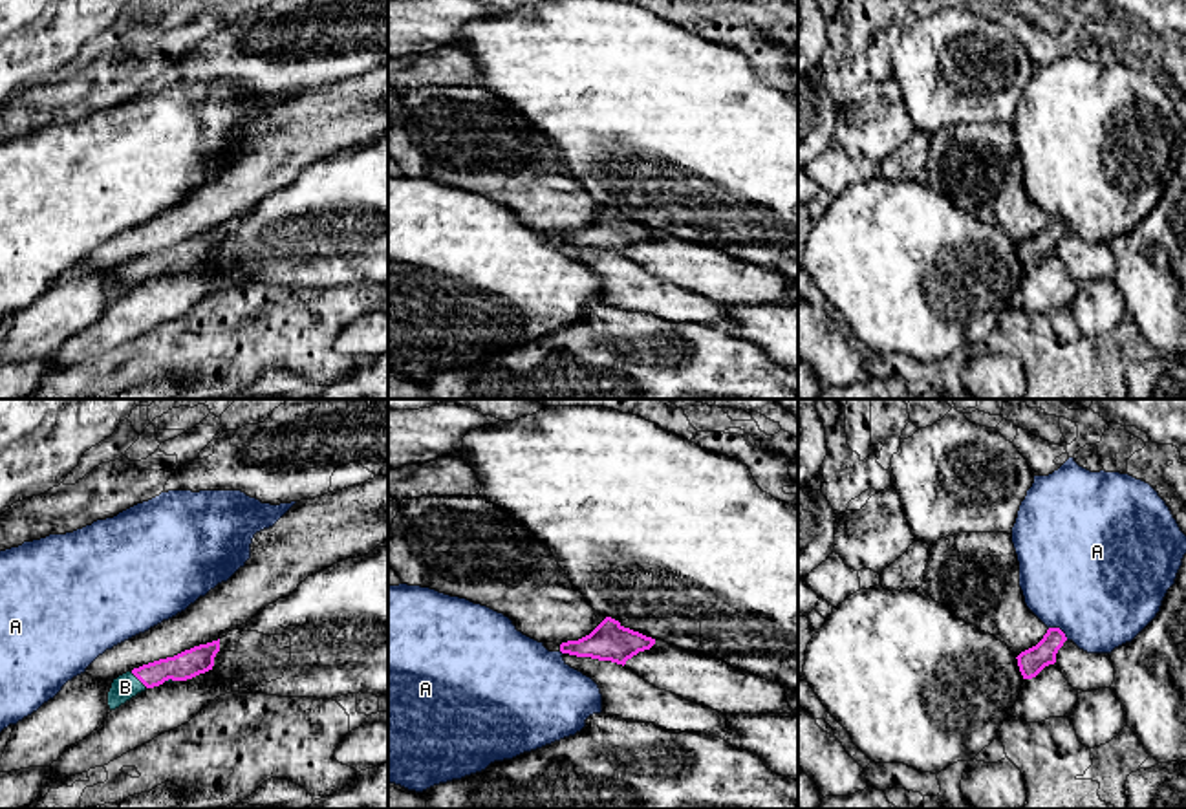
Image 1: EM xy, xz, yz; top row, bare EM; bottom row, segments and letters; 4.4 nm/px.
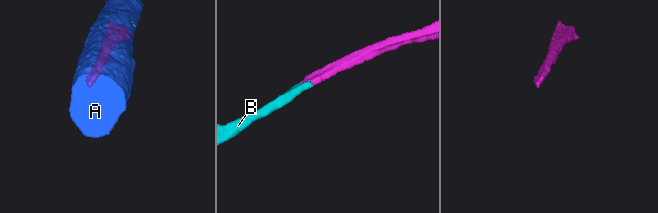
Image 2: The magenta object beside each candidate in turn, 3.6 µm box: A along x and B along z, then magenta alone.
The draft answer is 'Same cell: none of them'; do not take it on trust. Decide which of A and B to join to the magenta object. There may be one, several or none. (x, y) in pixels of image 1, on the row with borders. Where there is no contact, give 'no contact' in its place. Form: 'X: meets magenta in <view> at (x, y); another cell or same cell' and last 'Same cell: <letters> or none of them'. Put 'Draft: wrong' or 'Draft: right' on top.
Draft: wrong
A: meets magenta in yz at (1060, 630); another cell
B: meets magenta in xy at (140, 679); same cell
Same cell: B

